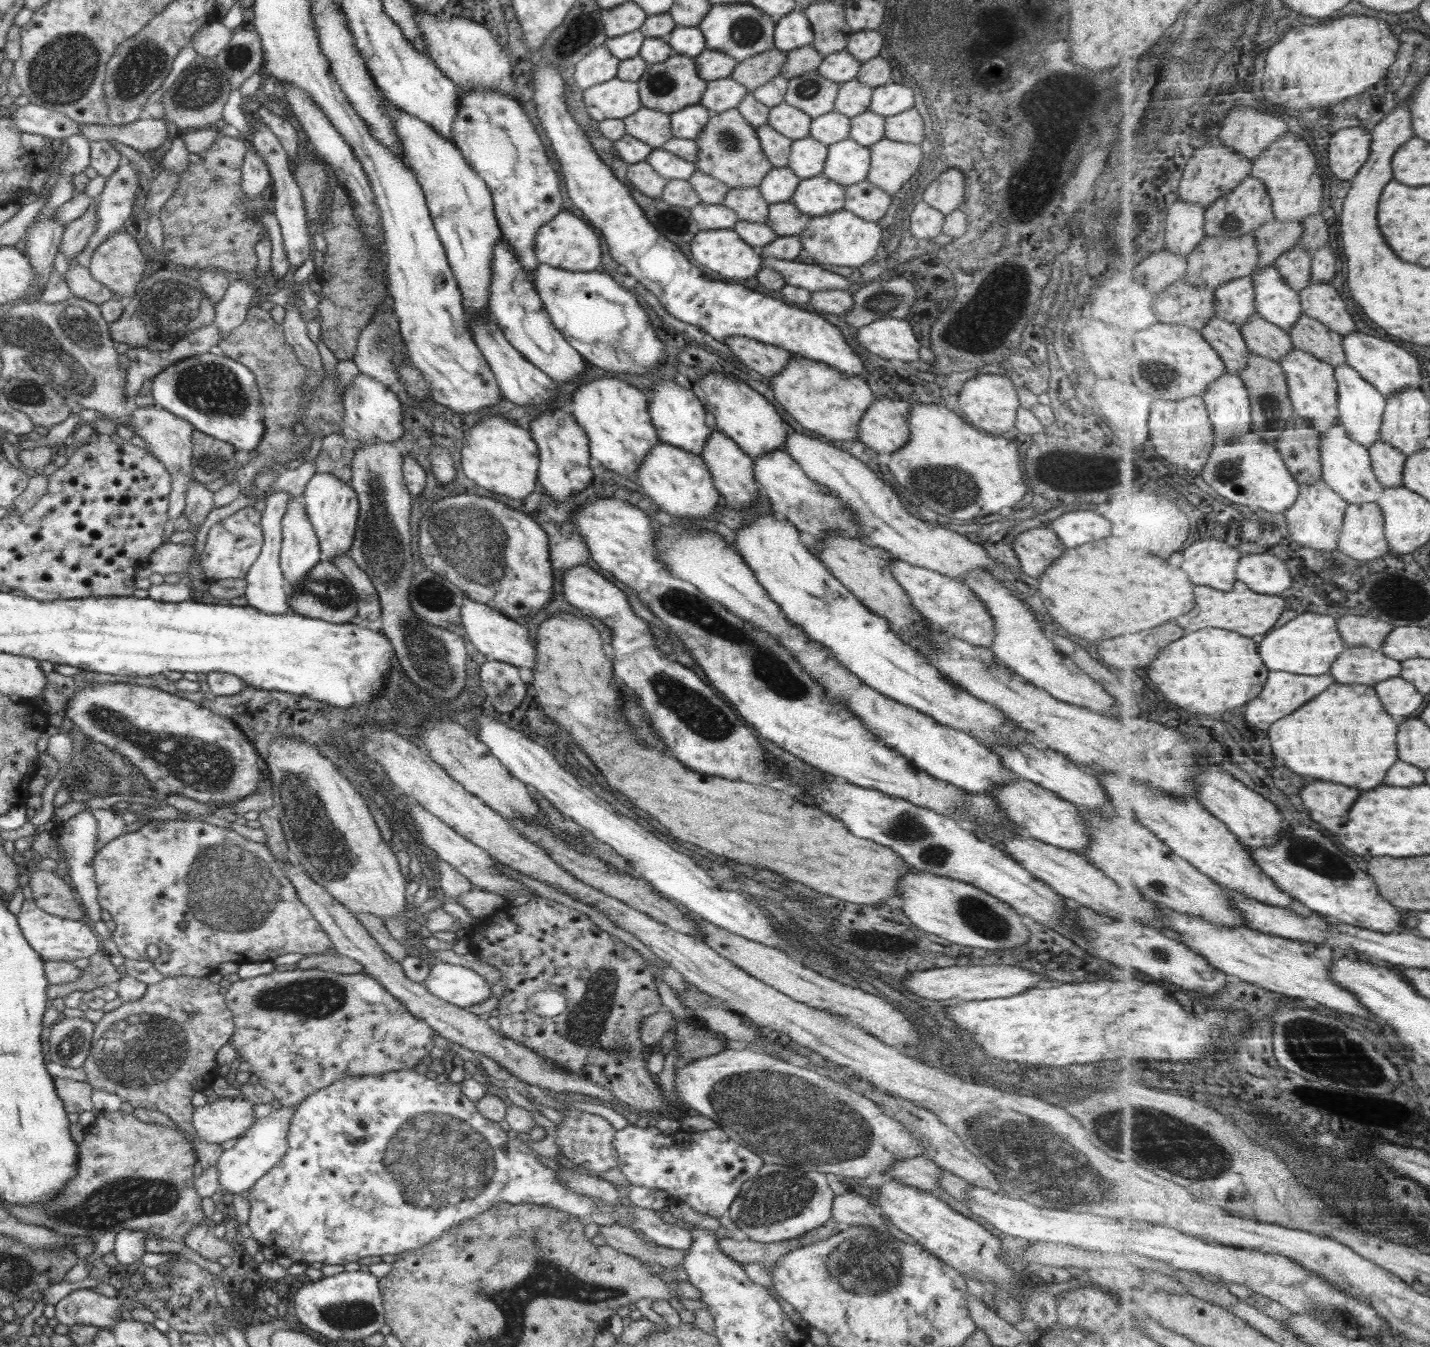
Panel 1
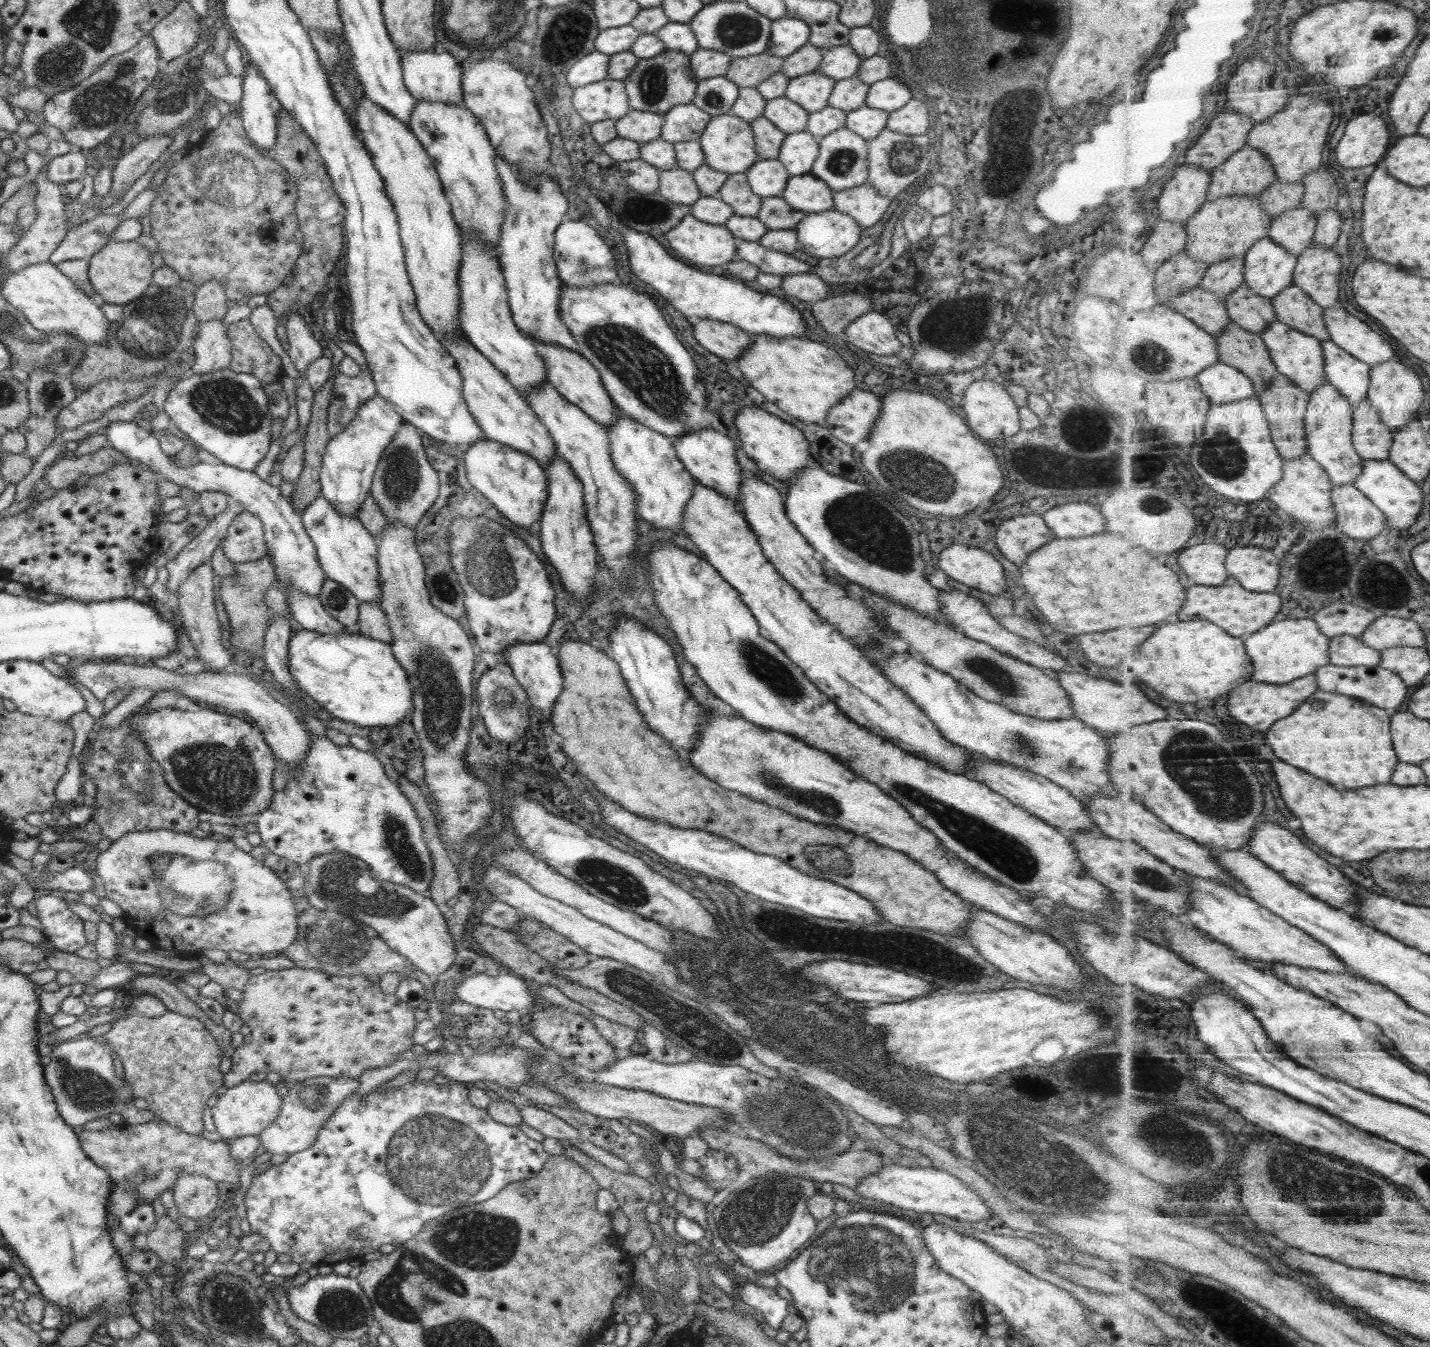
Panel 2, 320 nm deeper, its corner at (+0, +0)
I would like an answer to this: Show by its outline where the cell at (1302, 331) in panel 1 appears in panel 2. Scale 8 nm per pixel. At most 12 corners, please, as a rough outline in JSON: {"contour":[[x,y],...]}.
{"contour":[[1296,284],[1273,300],[1279,320],[1332,338],[1324,305]]}

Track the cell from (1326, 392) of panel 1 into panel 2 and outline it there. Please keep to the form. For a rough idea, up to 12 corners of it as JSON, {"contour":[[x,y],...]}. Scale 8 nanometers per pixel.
{"contour":[[1280,320],[1261,335],[1280,374],[1314,394],[1330,381],[1323,341]]}

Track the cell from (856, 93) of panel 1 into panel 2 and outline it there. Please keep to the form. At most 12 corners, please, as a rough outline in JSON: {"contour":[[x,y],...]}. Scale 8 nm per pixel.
{"contour":[[836,81],[829,105],[847,113],[865,105],[869,86]]}

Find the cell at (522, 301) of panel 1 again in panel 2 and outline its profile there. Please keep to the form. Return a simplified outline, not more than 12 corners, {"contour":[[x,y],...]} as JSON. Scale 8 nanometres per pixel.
{"contour":[[533,338],[547,381],[598,424],[617,408],[582,355]]}

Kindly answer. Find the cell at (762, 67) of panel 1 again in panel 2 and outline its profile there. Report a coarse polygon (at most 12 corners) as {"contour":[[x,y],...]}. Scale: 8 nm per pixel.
{"contour":[[768,52],[732,57],[725,78],[757,87],[781,71],[784,58]]}

